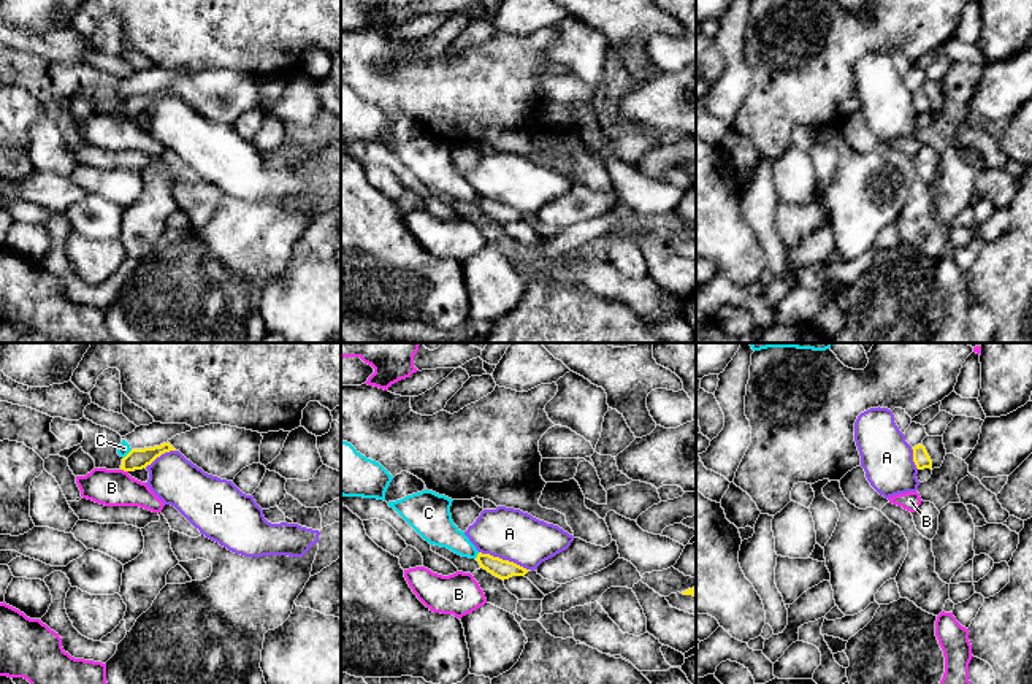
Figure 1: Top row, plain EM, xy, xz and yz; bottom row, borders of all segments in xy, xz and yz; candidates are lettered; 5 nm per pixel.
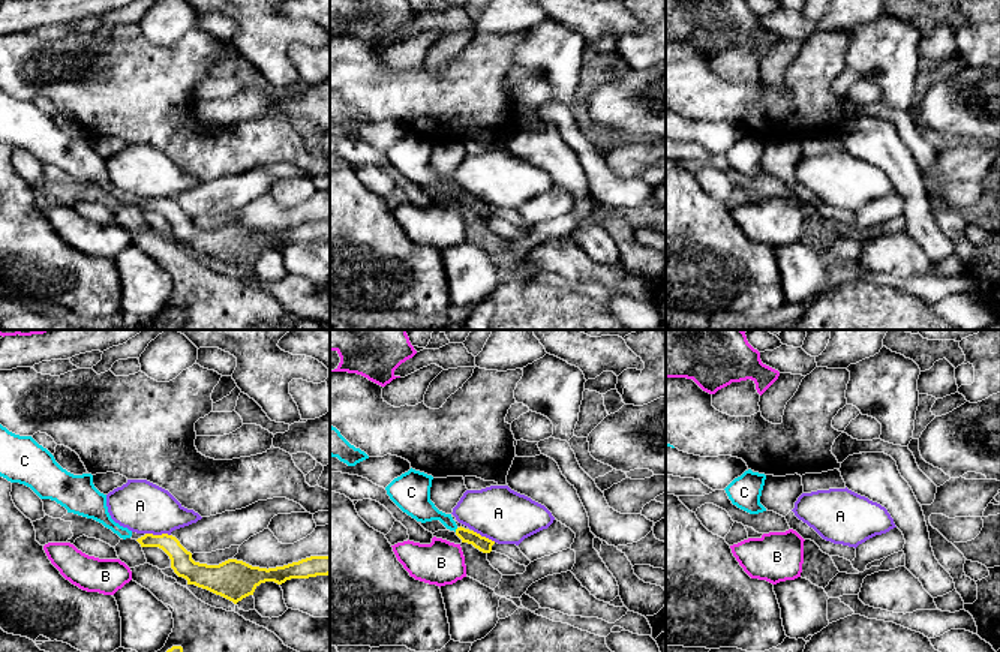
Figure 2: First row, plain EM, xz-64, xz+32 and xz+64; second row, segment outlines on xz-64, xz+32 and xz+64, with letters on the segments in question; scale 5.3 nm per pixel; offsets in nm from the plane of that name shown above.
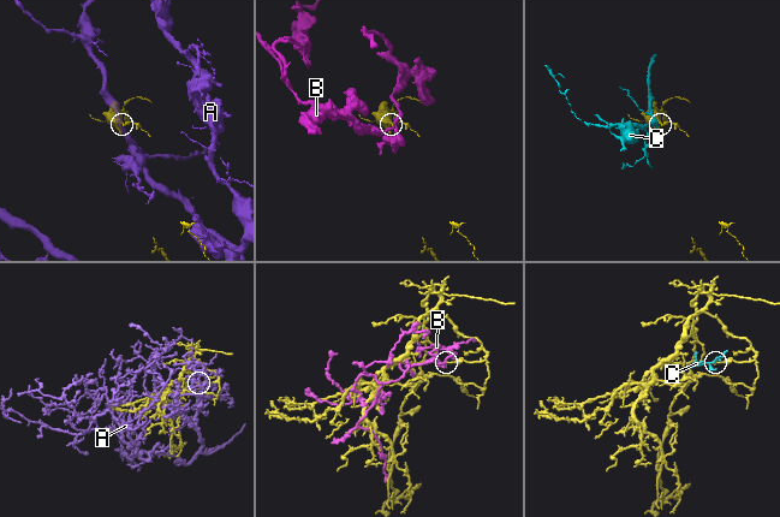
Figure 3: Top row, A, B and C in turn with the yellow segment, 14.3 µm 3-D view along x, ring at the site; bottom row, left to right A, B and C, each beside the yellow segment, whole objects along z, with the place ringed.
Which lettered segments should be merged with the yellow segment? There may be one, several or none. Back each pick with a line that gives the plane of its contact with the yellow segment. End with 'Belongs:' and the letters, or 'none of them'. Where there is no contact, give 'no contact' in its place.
Belongs: none of them

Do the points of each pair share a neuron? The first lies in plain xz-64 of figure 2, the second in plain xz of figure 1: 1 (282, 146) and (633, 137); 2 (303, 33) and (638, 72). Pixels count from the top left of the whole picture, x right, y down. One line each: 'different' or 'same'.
1: same
2: same

